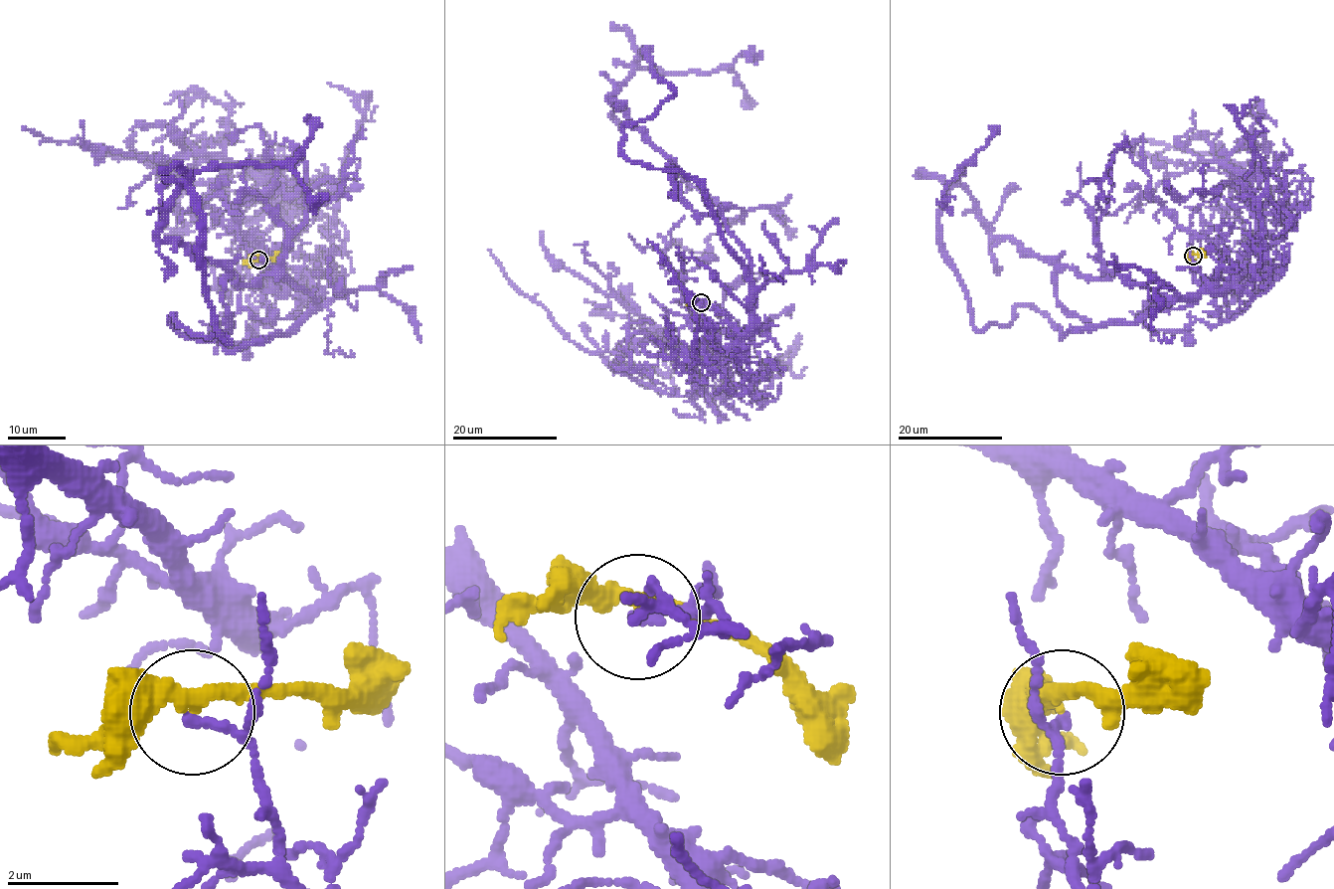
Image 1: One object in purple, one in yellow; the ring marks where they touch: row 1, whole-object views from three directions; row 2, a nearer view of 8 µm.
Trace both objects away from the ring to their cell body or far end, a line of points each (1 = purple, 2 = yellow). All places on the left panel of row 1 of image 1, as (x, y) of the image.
1: (258, 260), (317, 304), (160, 241), (161, 221), (192, 175), (292, 162), (308, 117)
2: (258, 260), (280, 256)

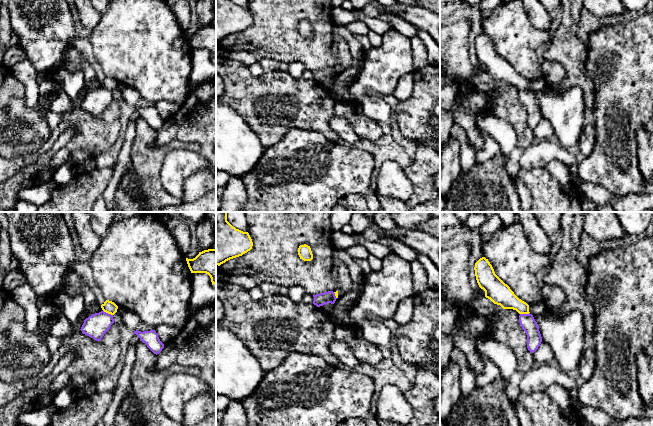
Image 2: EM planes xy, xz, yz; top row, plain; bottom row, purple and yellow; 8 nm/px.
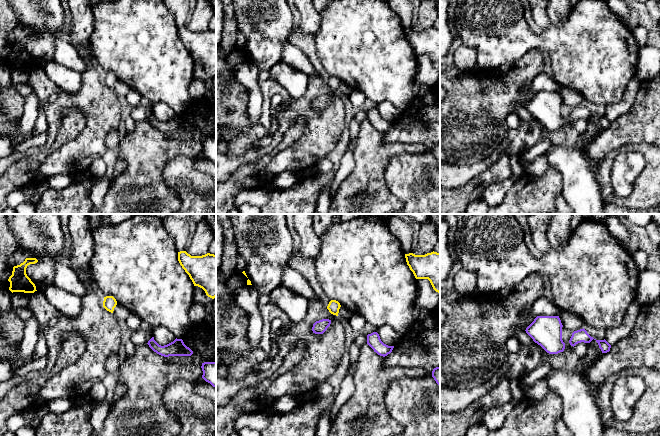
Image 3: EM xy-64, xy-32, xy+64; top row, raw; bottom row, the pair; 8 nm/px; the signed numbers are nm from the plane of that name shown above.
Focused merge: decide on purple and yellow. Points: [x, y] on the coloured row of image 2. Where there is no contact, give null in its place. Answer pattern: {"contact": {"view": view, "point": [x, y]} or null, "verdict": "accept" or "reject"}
{"contact": {"view": "xy", "point": [107, 313]}, "verdict": "reject"}

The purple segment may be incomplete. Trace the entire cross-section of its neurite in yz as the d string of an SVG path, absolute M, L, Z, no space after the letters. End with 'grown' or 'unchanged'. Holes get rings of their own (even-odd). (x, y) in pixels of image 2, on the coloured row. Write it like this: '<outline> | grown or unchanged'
M520 314L519 322L527 335L527 348L534 353L542 342L539 326L532 314Z | unchanged

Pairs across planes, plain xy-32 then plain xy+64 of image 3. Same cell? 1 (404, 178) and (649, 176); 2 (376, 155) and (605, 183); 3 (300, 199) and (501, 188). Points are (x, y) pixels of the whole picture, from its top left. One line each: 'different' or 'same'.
1: different
2: same
3: different

